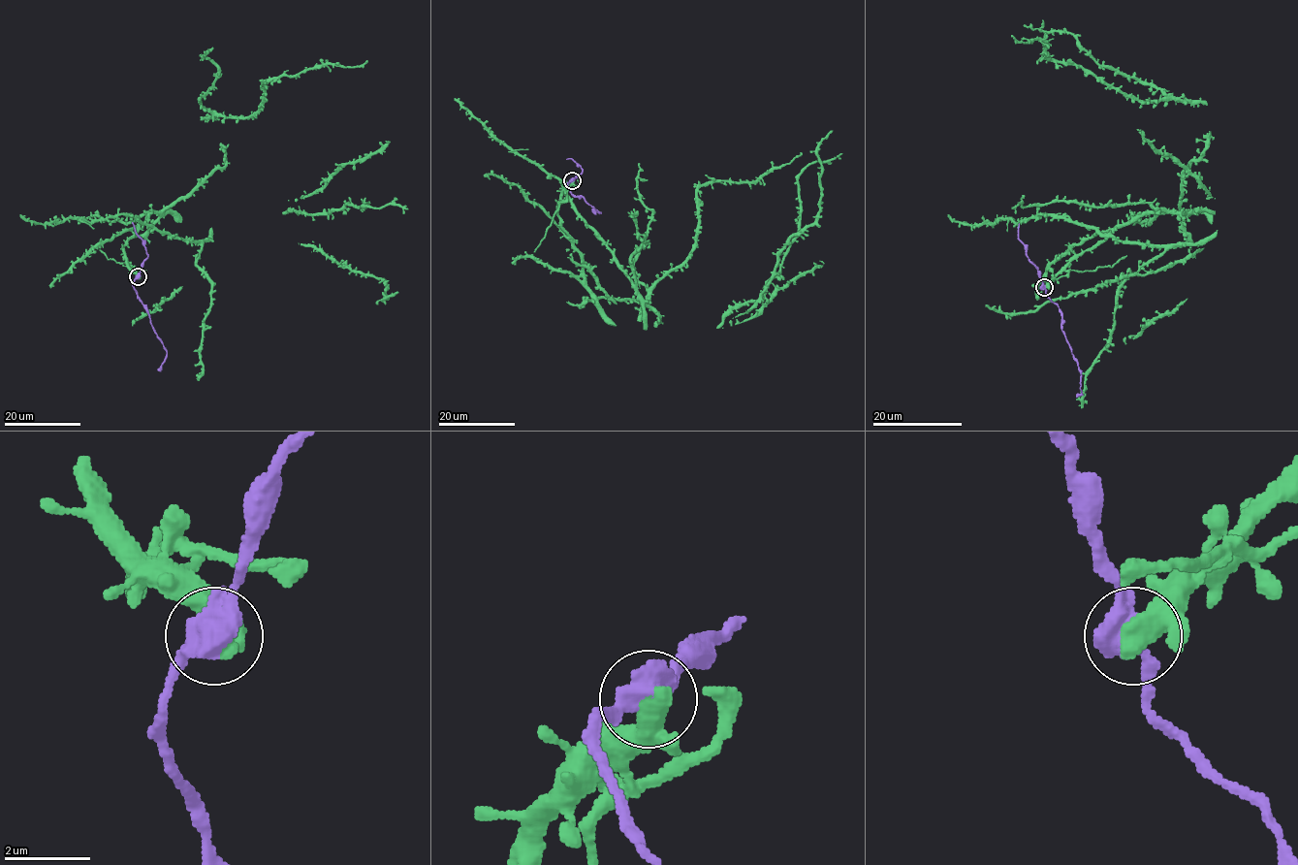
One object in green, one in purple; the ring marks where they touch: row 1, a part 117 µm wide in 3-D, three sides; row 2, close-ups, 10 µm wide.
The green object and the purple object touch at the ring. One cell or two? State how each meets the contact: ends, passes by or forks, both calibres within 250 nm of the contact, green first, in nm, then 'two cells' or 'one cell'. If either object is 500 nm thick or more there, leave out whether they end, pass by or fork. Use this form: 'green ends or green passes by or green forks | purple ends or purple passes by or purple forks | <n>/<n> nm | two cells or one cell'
650/600 nm | two cells

